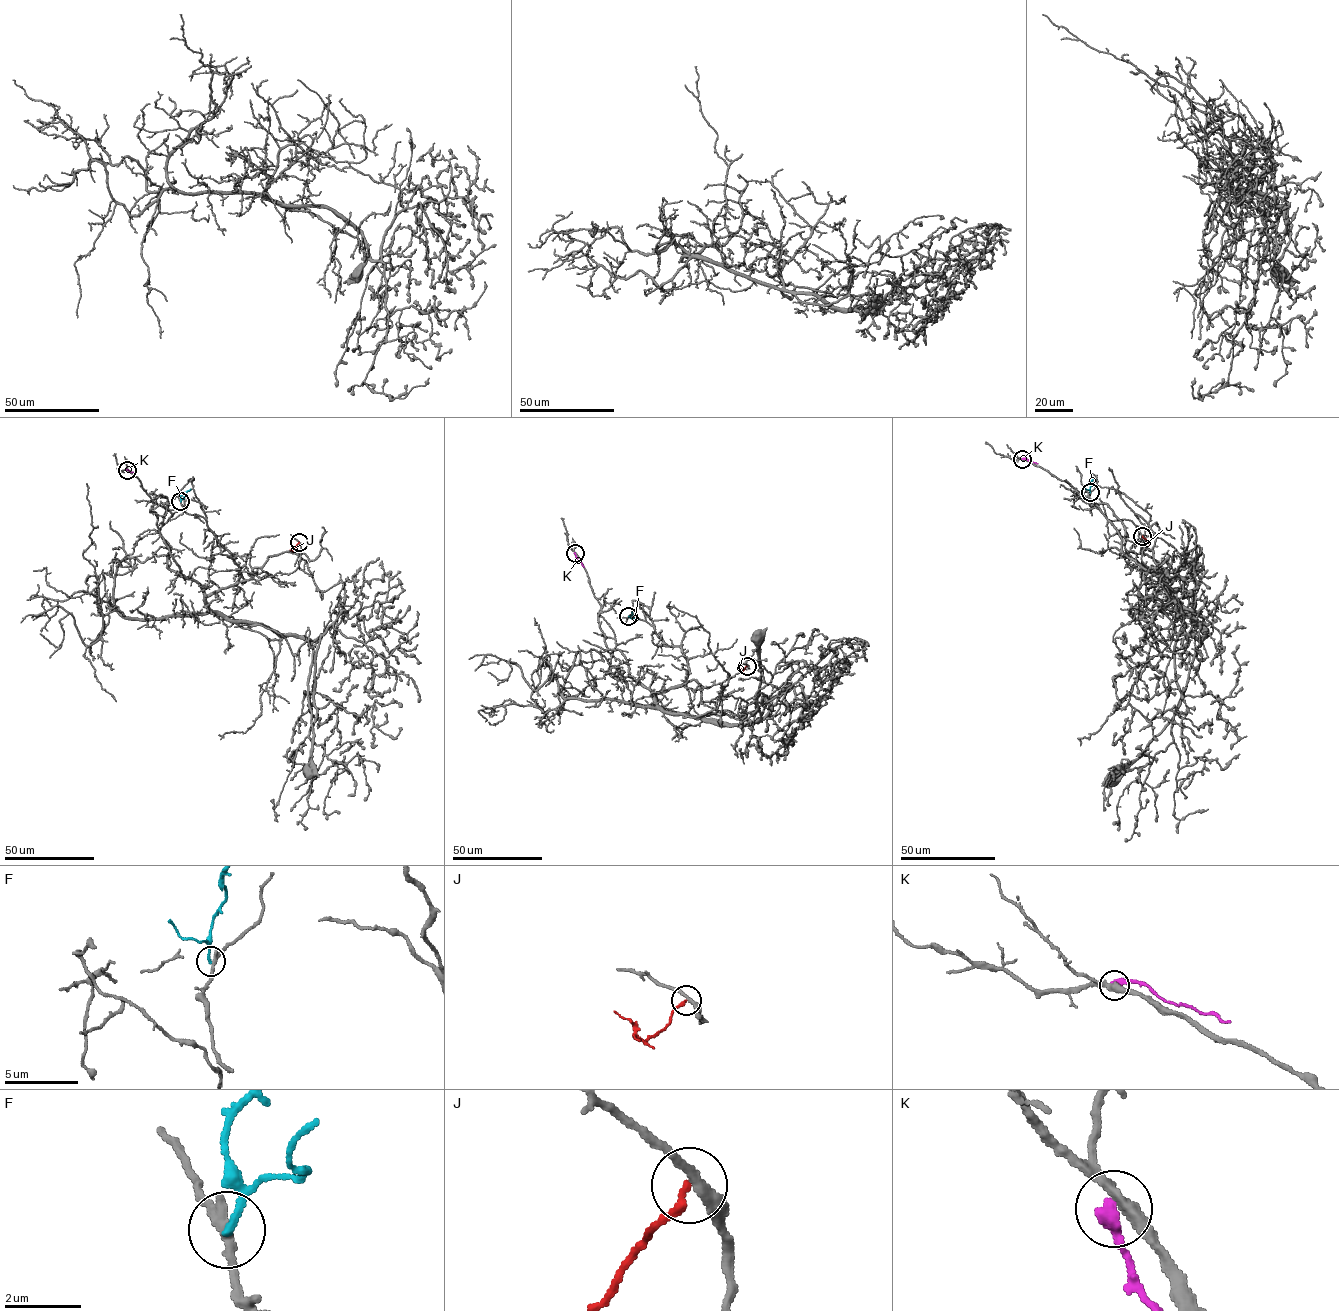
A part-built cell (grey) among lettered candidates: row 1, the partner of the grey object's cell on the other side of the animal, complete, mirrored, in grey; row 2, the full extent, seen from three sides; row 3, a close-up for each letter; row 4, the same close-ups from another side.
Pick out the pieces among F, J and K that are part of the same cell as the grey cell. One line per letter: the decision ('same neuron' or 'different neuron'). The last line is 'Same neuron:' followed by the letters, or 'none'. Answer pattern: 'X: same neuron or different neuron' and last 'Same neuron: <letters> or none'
F: different neuron
J: different neuron
K: different neuron
Same neuron: none

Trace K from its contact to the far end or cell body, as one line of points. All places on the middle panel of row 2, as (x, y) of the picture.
K: (575, 553), (584, 567)

